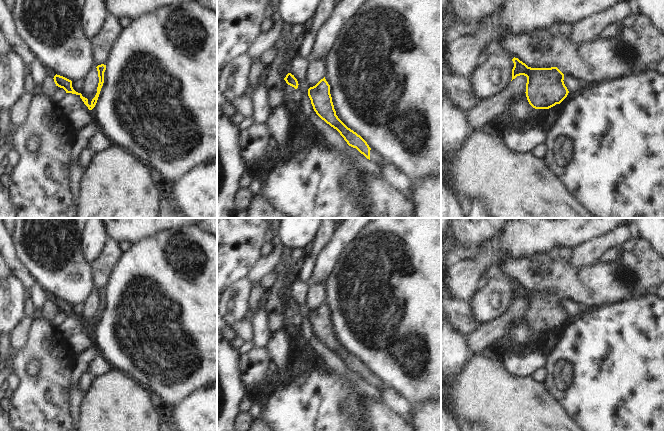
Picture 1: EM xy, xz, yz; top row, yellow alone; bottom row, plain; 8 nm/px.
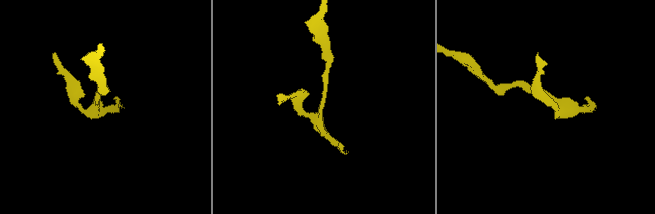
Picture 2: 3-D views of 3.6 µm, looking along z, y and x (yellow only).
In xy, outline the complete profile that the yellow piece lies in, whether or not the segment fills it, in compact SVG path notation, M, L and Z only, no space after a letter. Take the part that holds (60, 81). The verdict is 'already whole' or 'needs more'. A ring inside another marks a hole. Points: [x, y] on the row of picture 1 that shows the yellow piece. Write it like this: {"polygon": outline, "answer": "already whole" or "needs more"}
{"polygon": "M101 64L101 65L98 65L96 68L98 71L99 83L98 83L98 87L97 87L97 93L96 93L95 97L92 99L90 105L88 104L87 98L83 97L81 93L78 93L73 89L71 80L63 77L63 76L57 75L57 74L54 76L53 79L54 79L56 86L63 88L66 91L66 93L72 93L72 94L79 95L80 98L82 99L82 101L84 102L84 104L88 107L88 109L92 110L97 103L101 88L104 83L104 72L106 70L106 65Z", "answer": "already whole"}

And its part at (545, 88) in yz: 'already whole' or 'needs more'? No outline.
already whole

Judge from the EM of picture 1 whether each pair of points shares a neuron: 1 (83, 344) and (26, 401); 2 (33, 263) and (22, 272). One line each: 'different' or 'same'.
1: different
2: different

